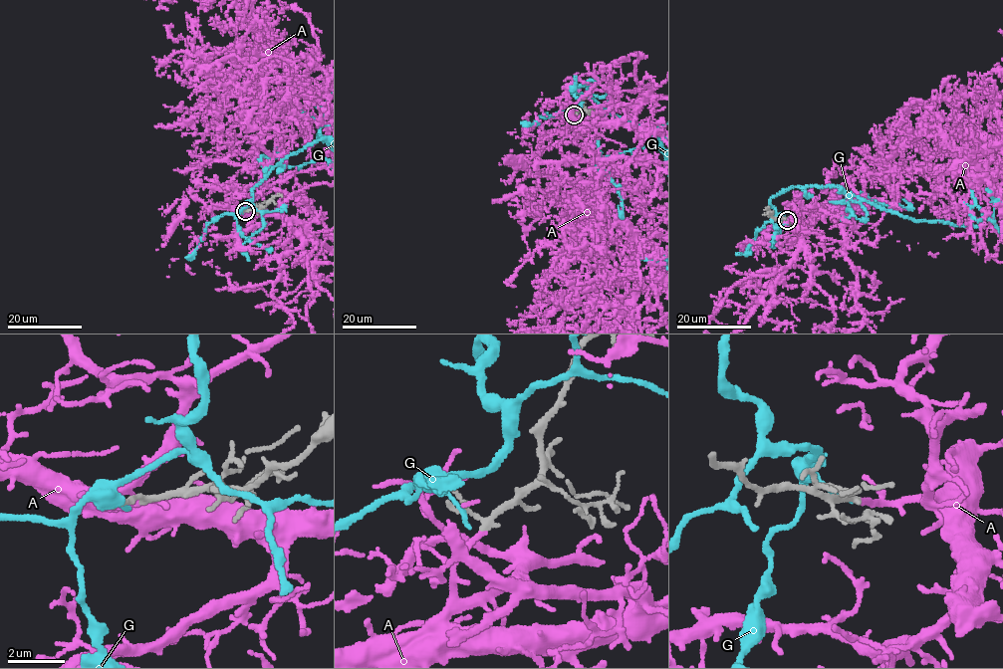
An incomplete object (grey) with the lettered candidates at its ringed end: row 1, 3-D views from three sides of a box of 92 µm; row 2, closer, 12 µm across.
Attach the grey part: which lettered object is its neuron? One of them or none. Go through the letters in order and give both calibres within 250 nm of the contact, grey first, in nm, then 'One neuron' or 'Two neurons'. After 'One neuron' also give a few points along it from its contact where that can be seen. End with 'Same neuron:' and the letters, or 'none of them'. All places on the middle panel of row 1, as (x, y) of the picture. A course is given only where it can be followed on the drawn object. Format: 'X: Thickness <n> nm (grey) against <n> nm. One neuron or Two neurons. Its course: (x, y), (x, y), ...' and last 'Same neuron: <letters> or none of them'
A: Thickness 190 nm (grey) against 200 nm. One neuron
G: Thickness 120 nm (grey) against 360 nm. Two neurons
Same neuron: A

